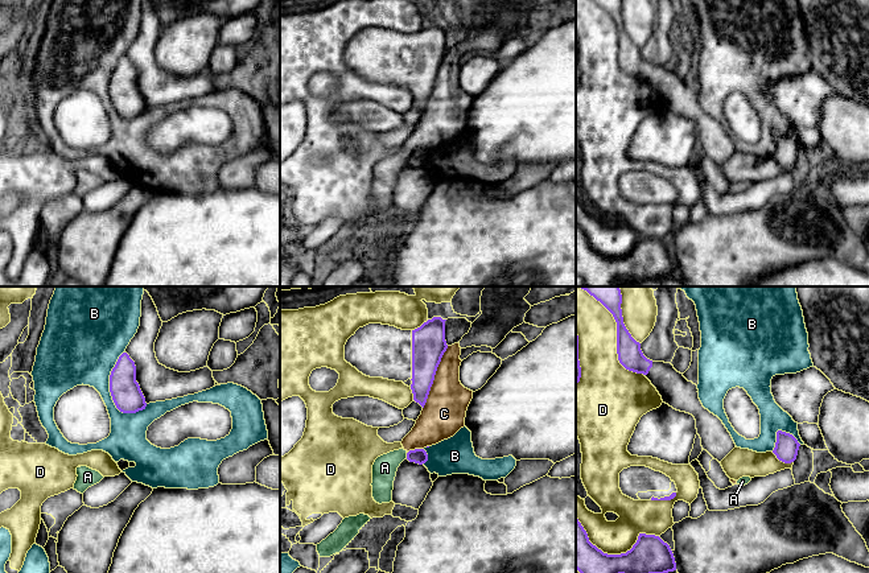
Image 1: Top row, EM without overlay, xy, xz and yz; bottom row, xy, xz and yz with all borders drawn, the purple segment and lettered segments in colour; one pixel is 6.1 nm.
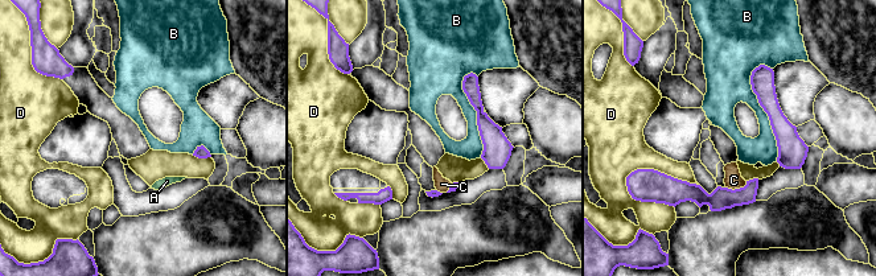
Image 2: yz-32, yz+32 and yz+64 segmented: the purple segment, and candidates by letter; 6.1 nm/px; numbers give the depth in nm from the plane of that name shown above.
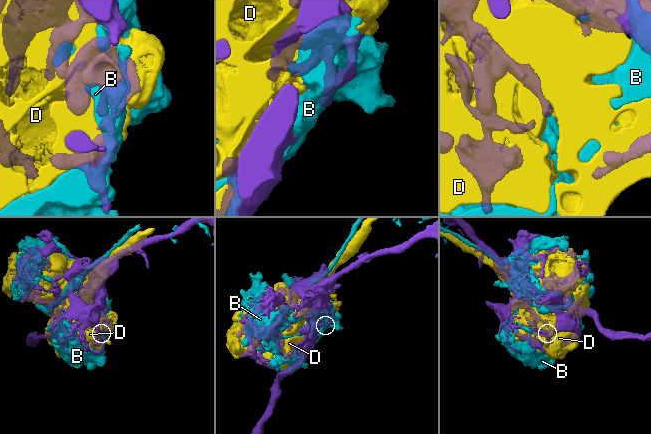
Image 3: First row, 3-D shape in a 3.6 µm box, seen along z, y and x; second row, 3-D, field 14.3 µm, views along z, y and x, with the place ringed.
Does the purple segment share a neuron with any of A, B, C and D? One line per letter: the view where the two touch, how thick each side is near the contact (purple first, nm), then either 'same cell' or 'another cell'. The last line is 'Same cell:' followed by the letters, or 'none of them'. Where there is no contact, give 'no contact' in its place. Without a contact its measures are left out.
A: xz | 100/150 nm | another cell
B: xy | 180/360 nm | another cell
C: xz | 200/260 nm | another cell
D: yz | 240/200 nm | another cell
Same cell: none of them

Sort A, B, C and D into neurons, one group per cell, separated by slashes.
A C / B / D

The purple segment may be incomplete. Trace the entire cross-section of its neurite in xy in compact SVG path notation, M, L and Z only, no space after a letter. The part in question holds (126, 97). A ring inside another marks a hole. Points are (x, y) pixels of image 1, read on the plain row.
M123 57L110 79L110 96L116 112L123 118L136 118L145 114L145 102L136 86L136 70L127 57Z

